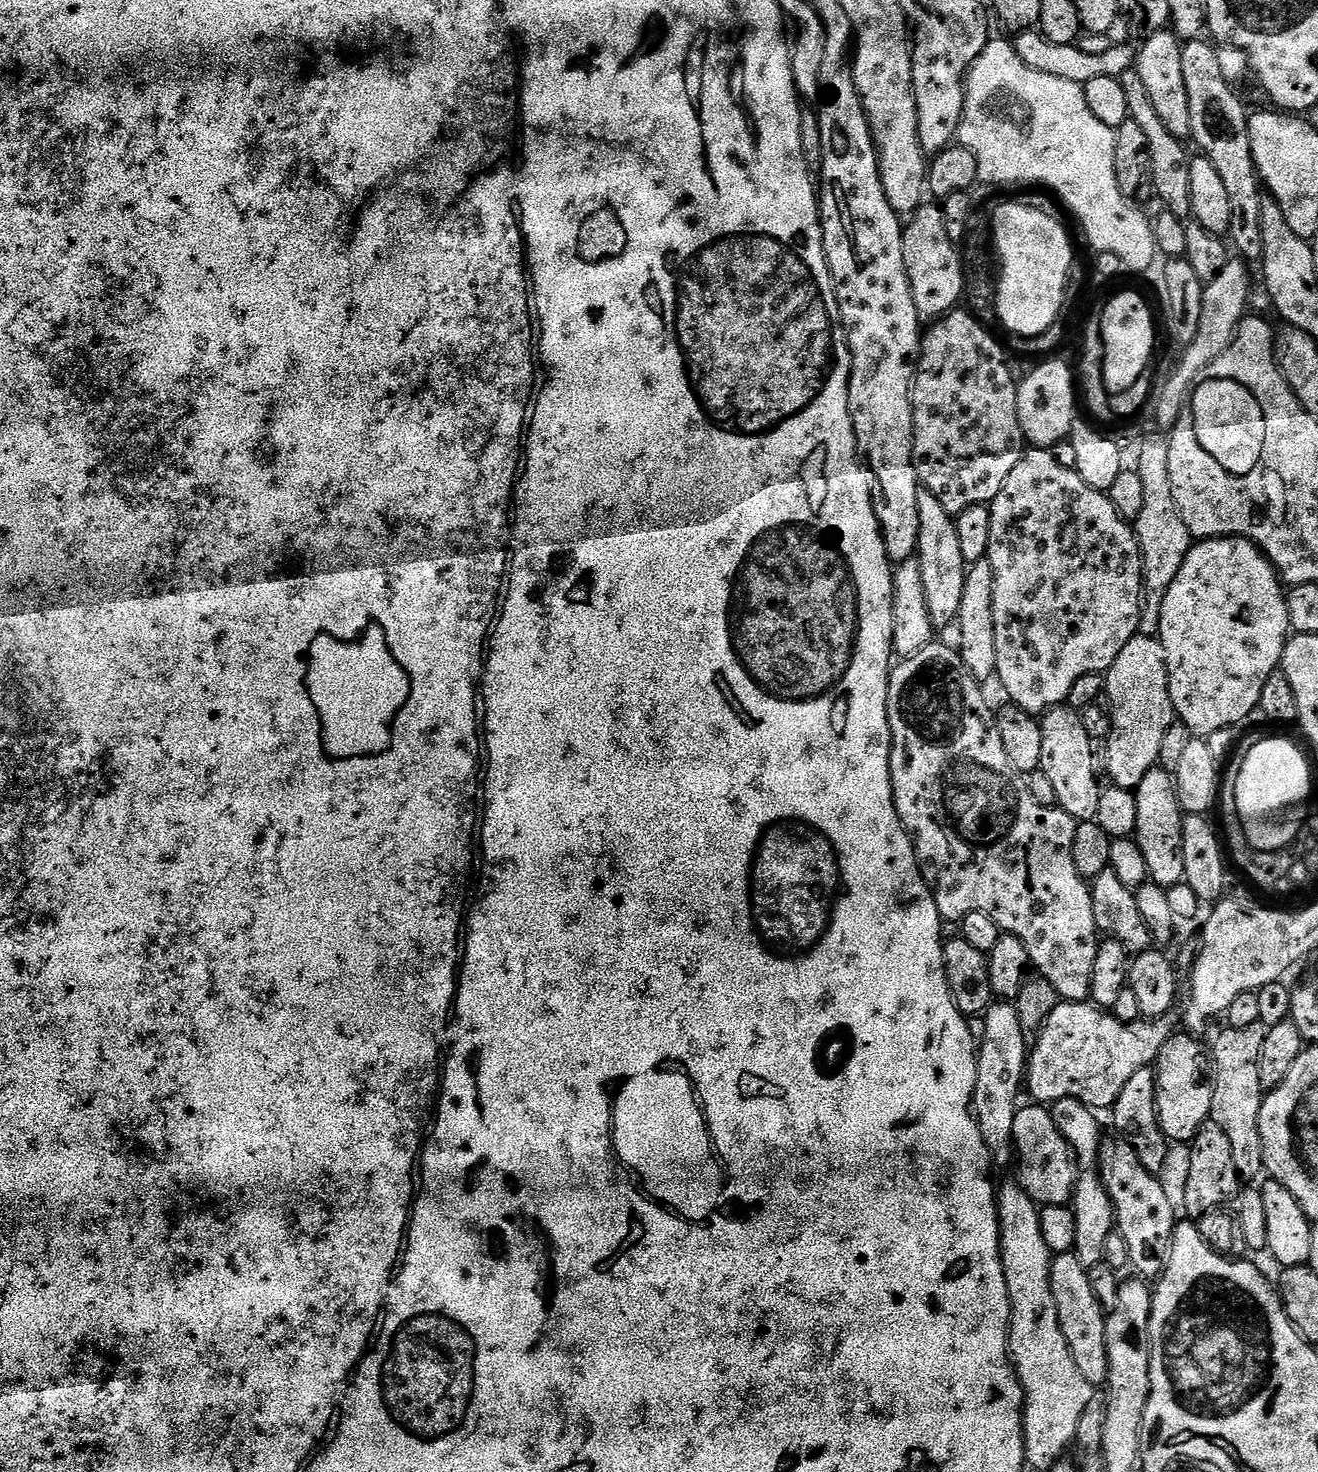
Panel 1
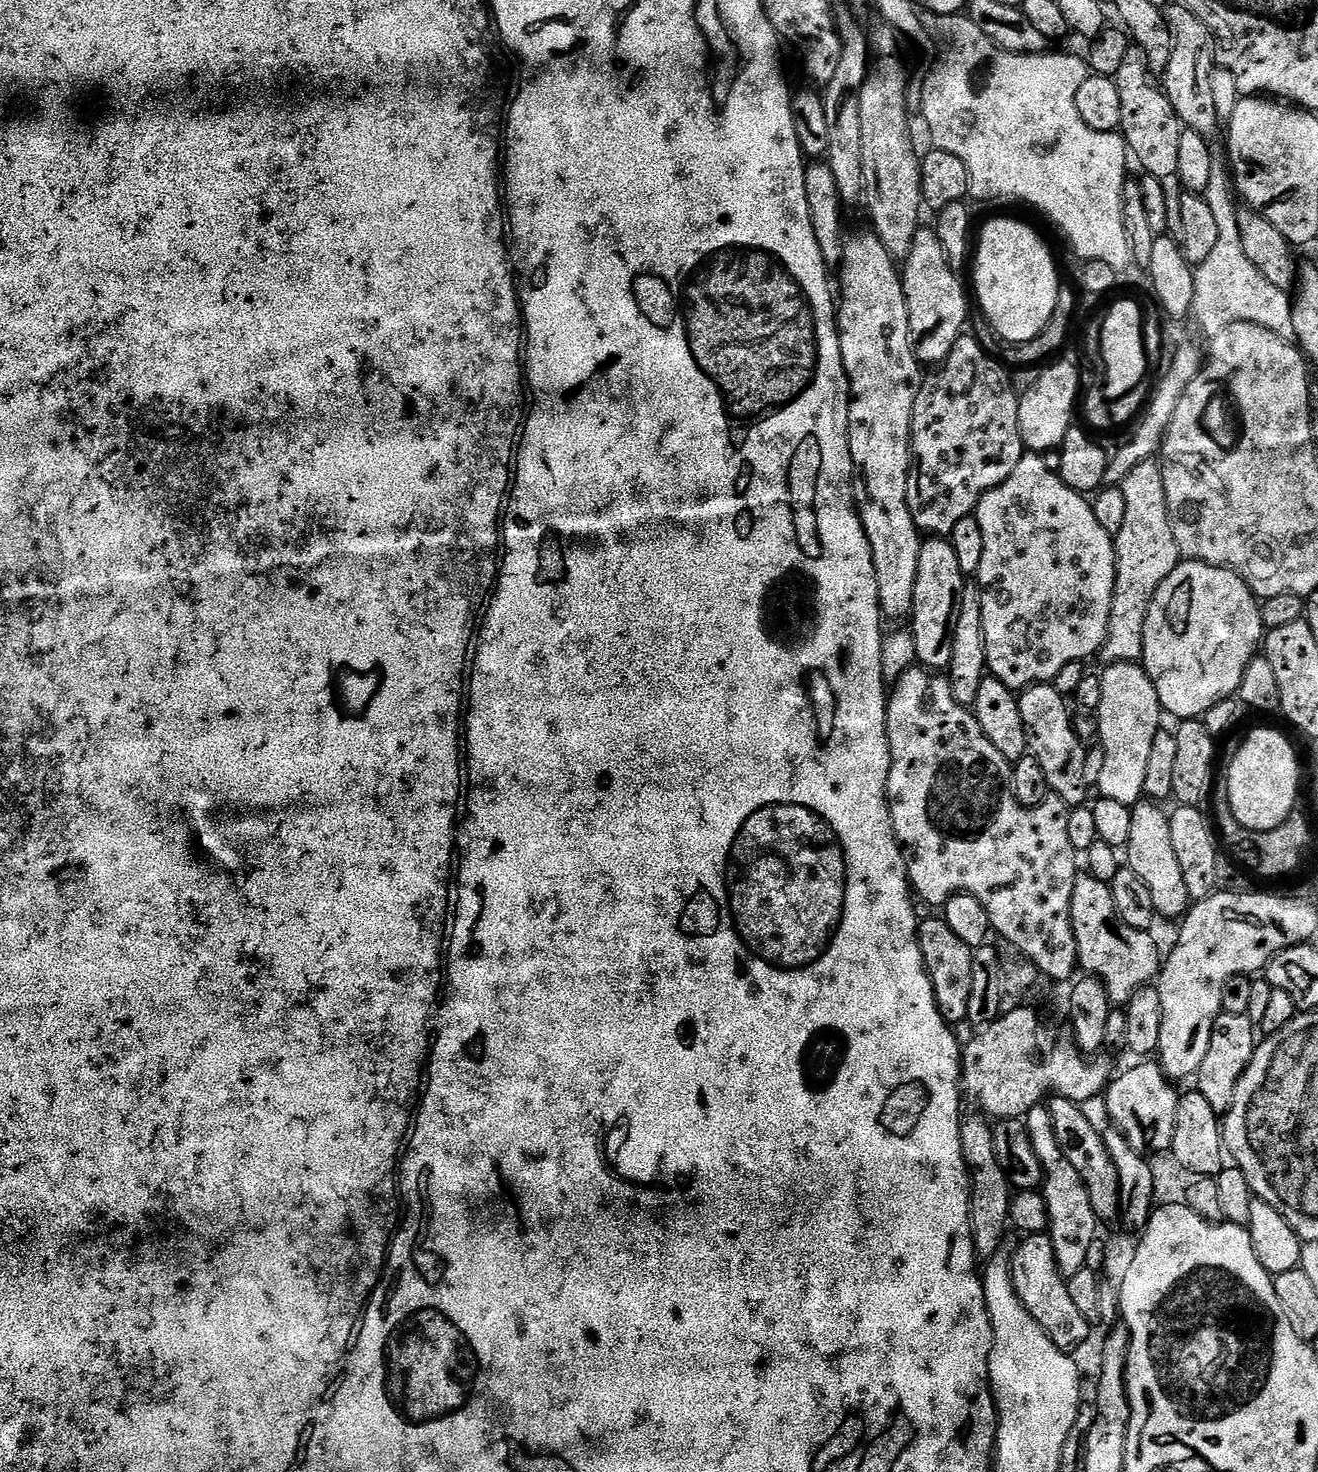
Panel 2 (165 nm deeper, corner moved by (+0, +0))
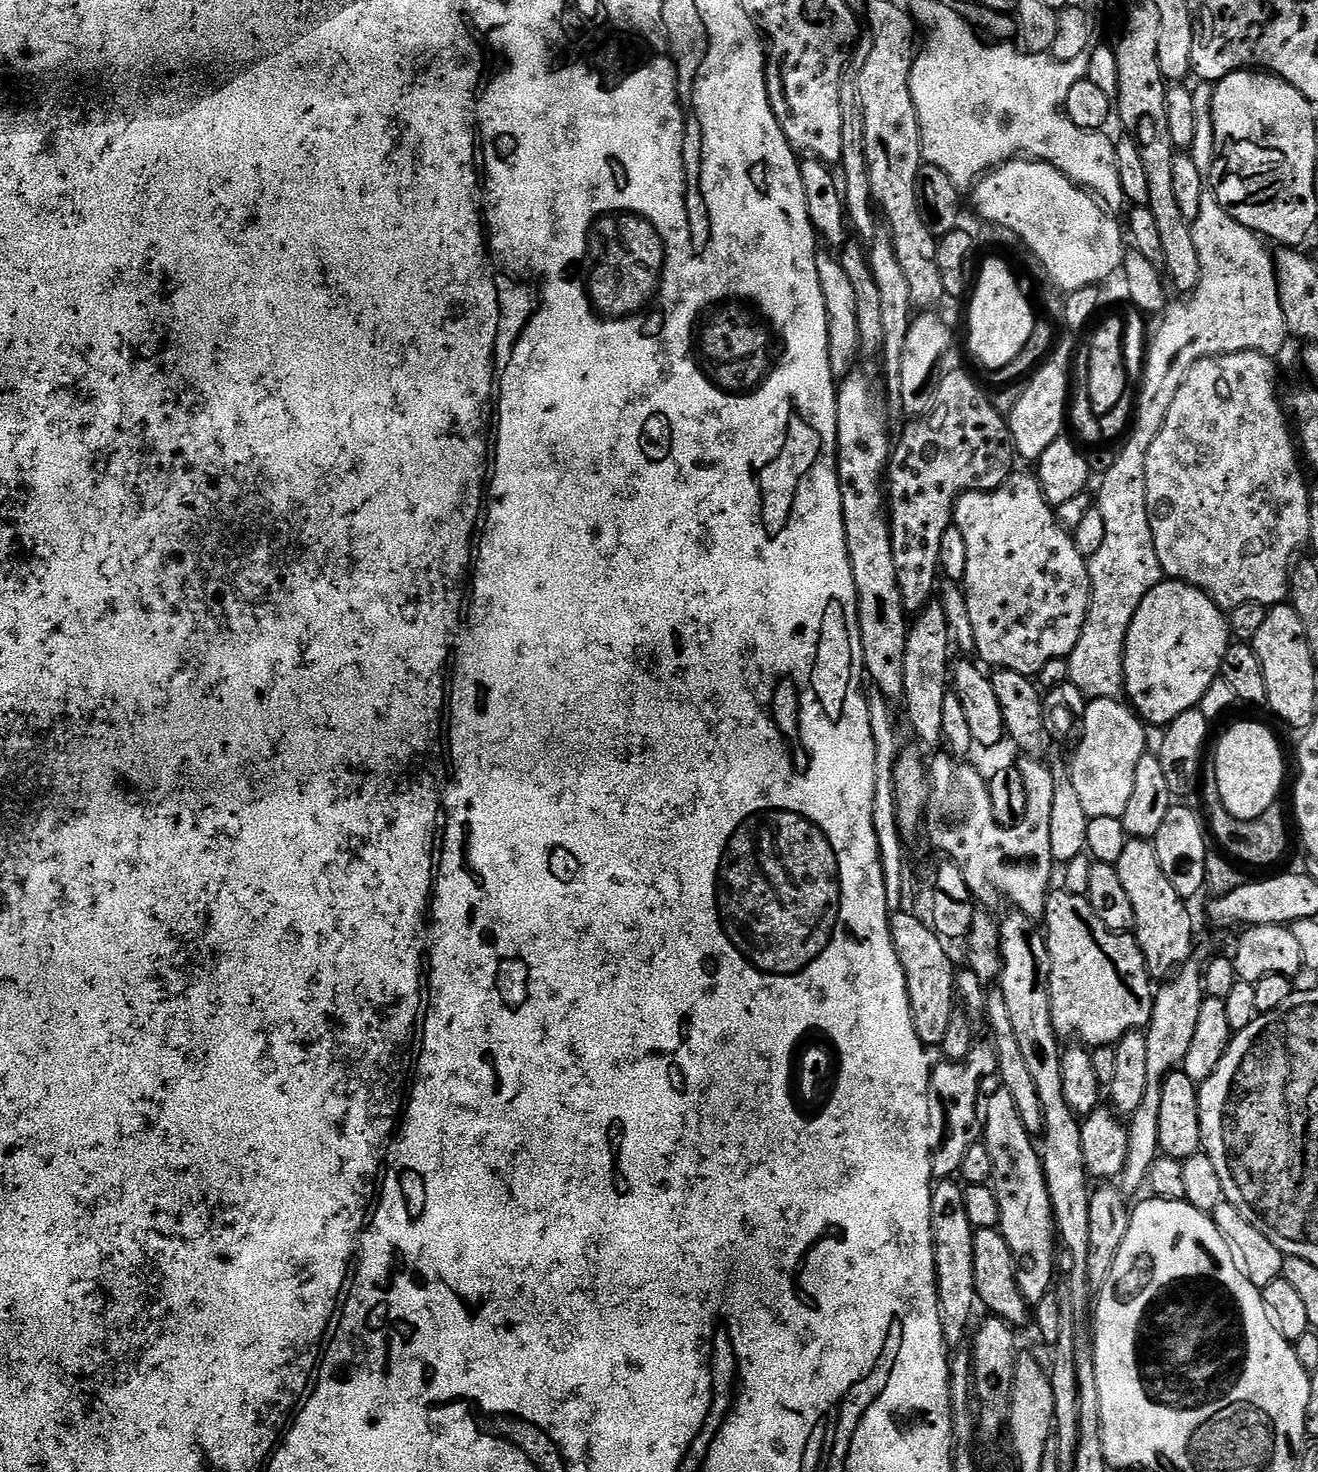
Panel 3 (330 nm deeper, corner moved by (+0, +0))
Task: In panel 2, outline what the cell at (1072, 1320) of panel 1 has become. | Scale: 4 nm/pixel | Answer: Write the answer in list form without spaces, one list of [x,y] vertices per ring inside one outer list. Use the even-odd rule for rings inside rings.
[[[1047,1234],[1042,1236],[1024,1236],[1021,1244],[1012,1252],[1012,1281],[1018,1298],[1022,1298],[1022,1306],[1034,1314],[1034,1322],[1046,1330],[1046,1334],[1054,1342],[1054,1346],[1065,1350],[1073,1350],[1088,1340],[1090,1323],[1078,1310],[1070,1296],[1068,1280],[1060,1272],[1056,1261],[1052,1240]]]

